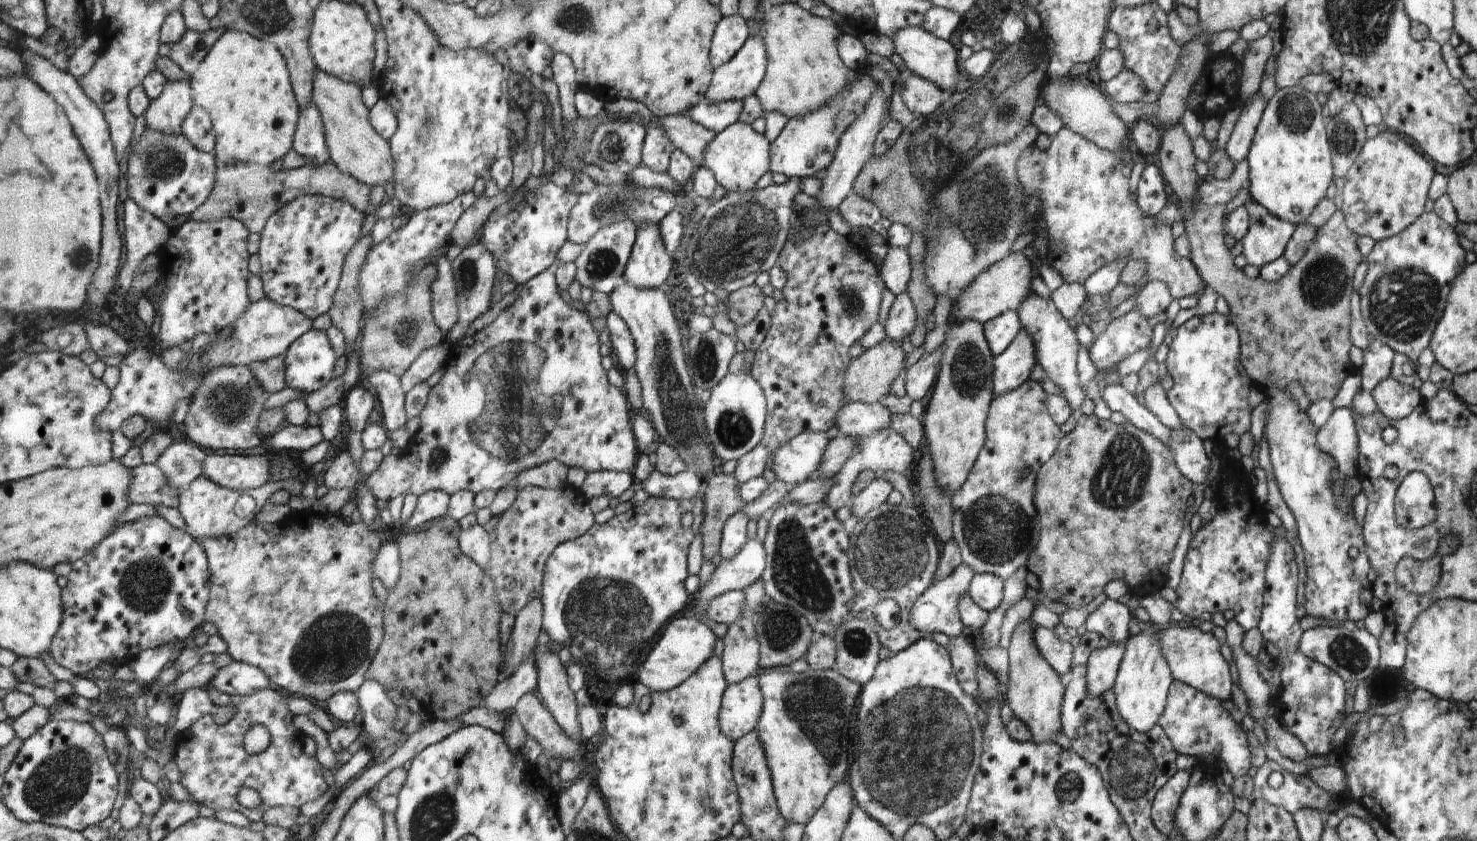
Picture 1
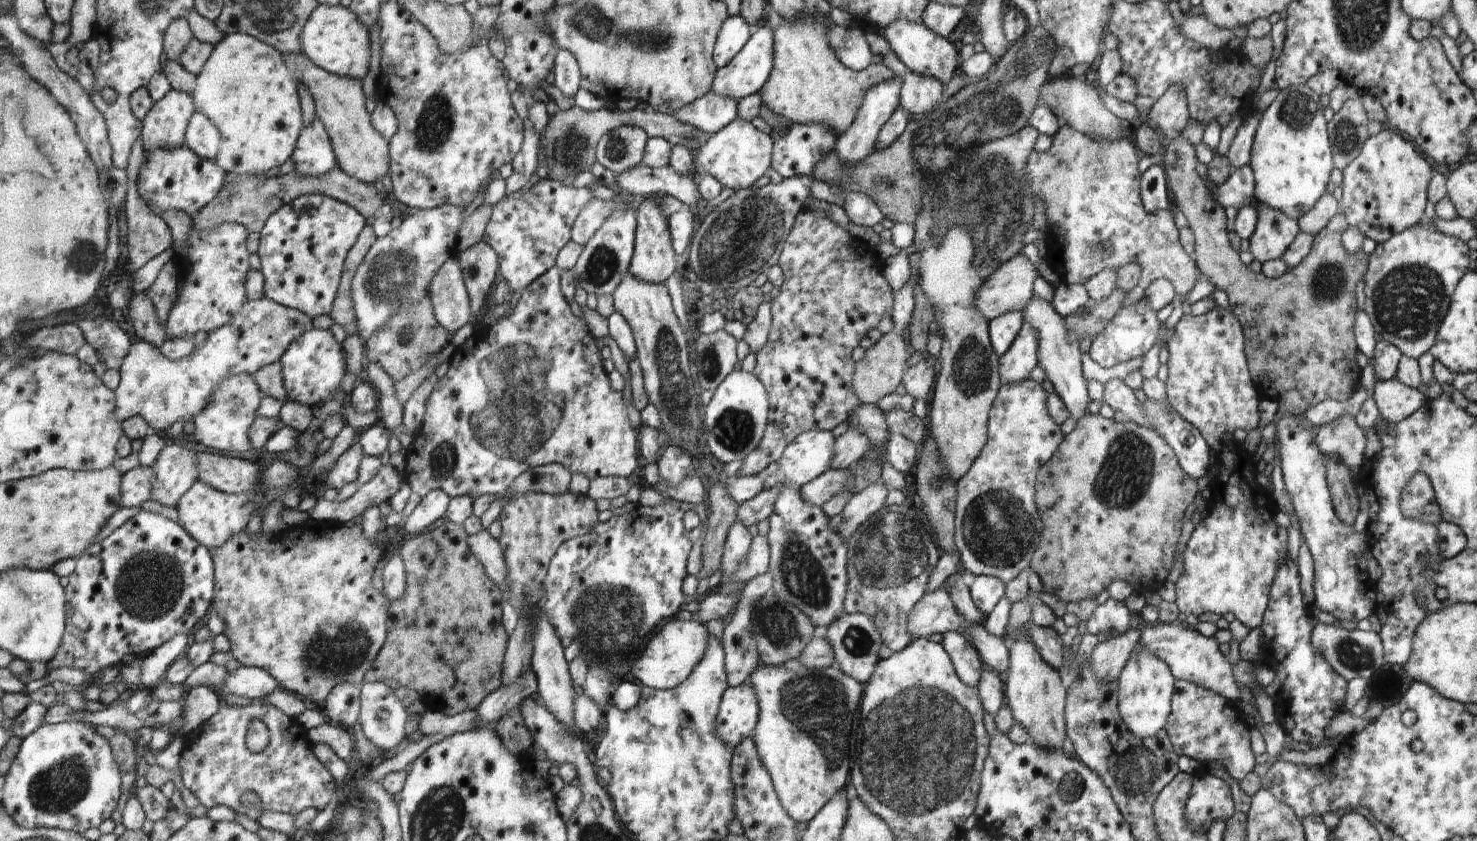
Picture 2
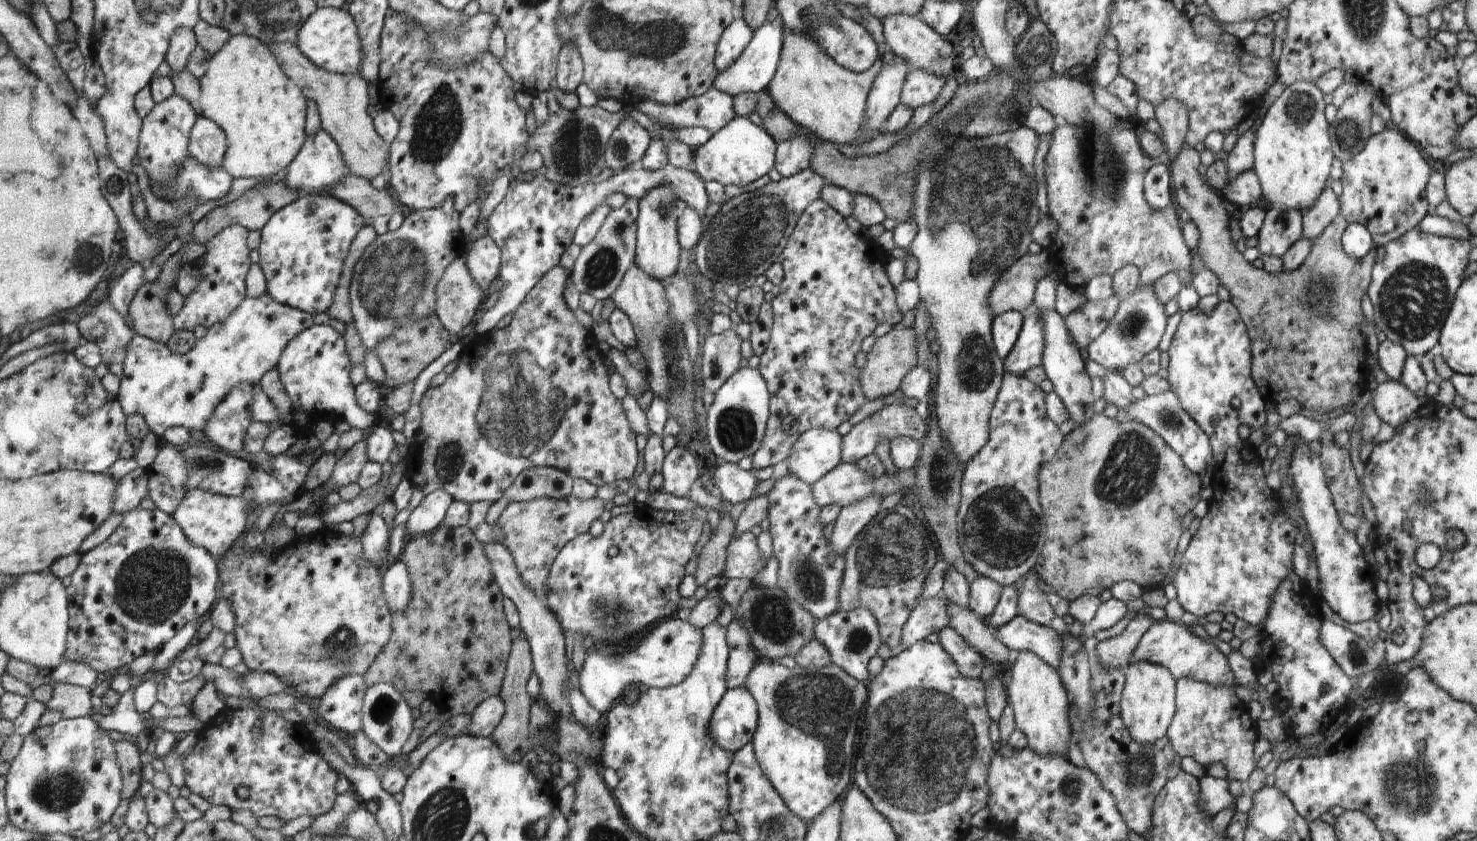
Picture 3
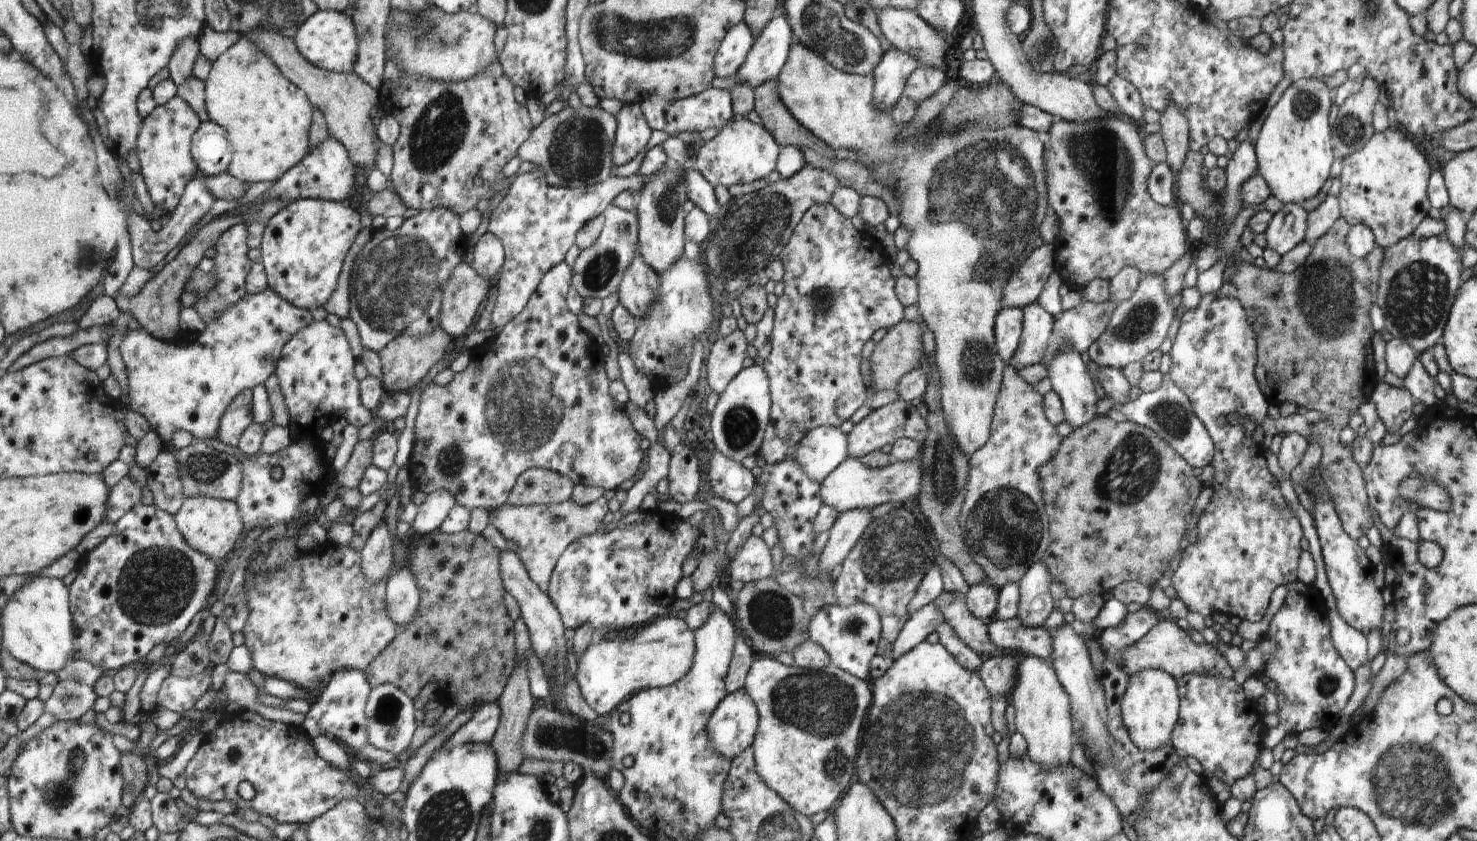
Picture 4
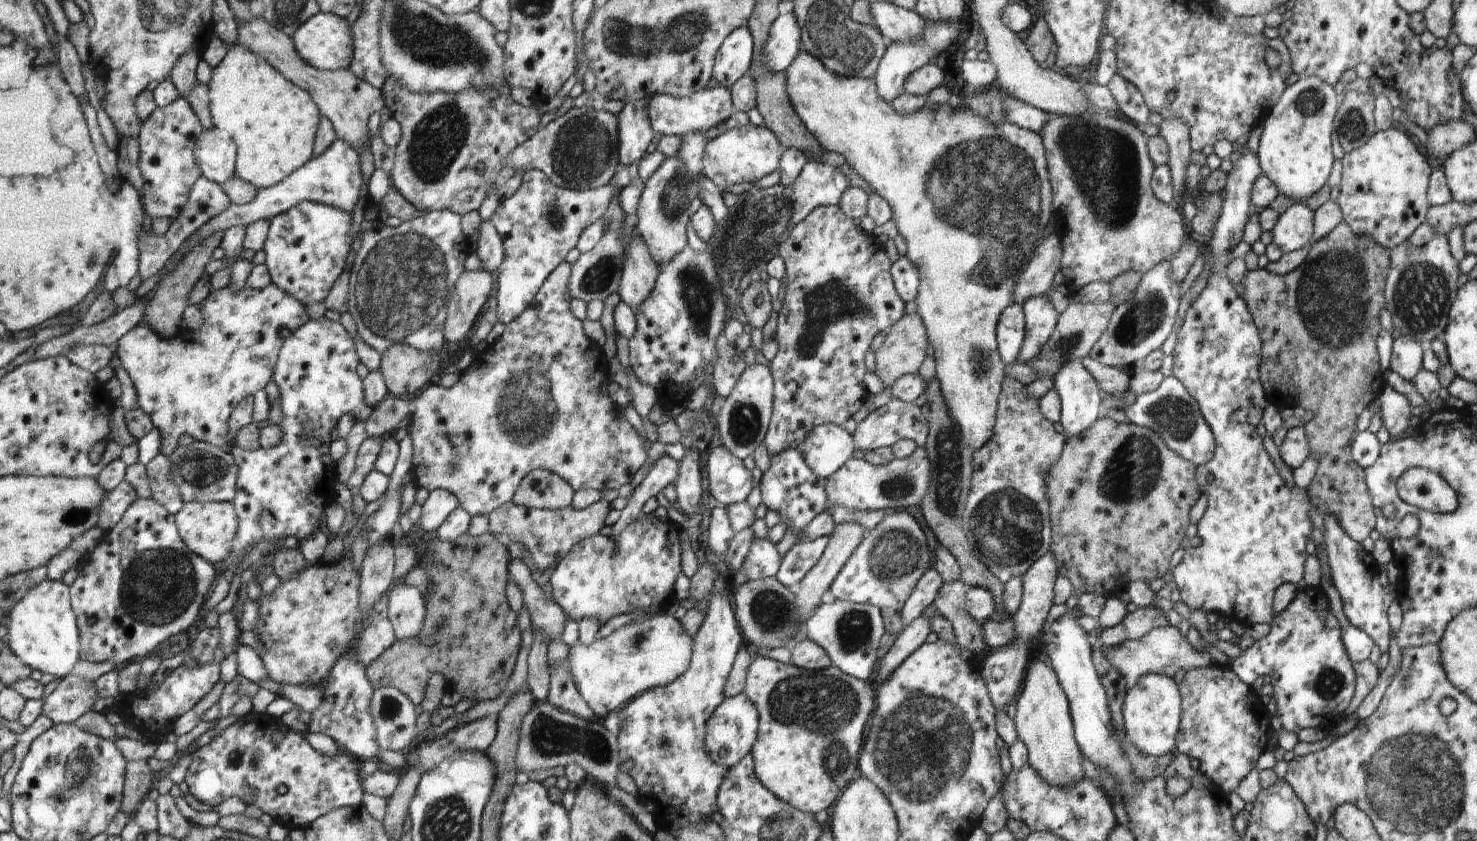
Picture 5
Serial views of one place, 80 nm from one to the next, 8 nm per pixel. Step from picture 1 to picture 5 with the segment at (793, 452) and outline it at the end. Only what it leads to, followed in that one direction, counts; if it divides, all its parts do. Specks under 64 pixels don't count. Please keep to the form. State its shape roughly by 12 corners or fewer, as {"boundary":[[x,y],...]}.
{"boundary":[[818,425],[797,446],[827,479],[853,456],[853,436]]}

